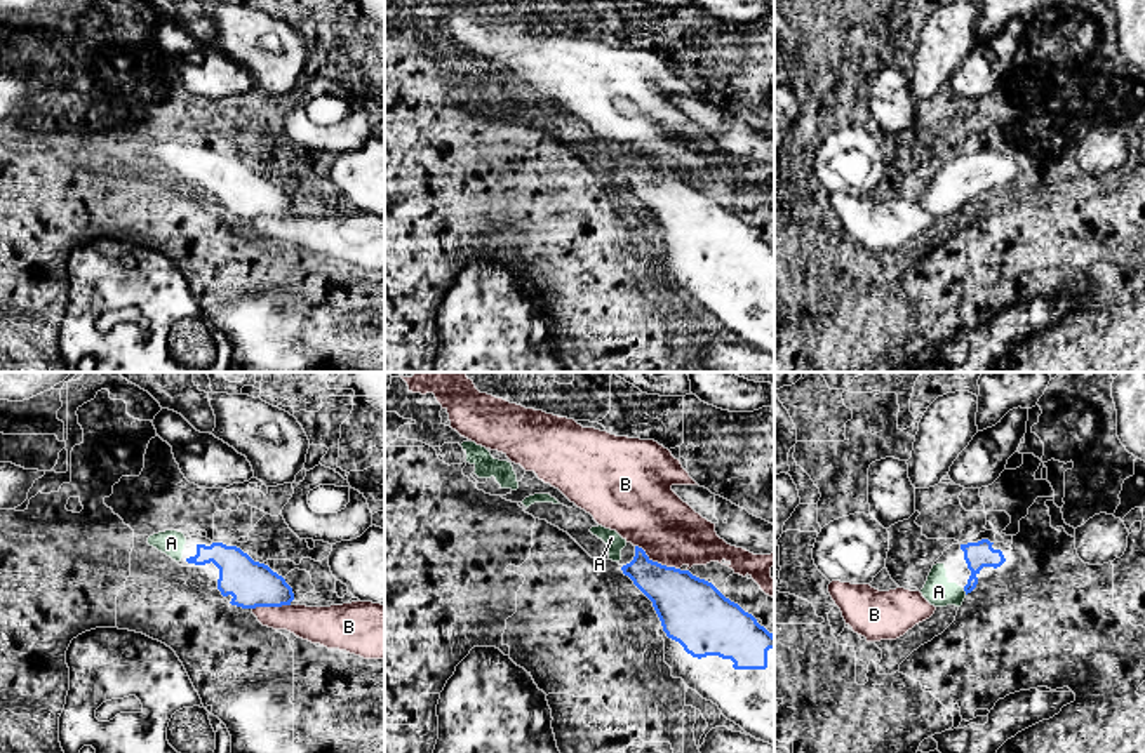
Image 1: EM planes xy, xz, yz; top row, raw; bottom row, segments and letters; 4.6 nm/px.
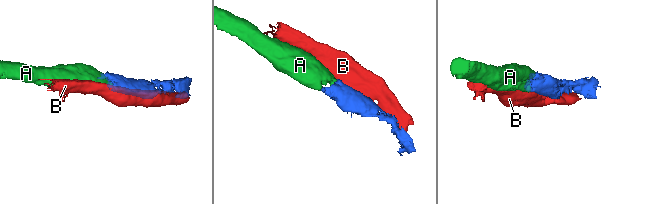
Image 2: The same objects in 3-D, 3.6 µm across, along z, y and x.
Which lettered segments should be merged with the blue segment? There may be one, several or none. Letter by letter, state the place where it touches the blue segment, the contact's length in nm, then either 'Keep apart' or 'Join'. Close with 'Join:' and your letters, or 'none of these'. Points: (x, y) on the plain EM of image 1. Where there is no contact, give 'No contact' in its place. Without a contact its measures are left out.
A: Touches blue at yz (964, 200). Shared border 40 nm. Join
B: Touches blue at xz (656, 173). Shared border 240 nm. Keep apart
Join: A

